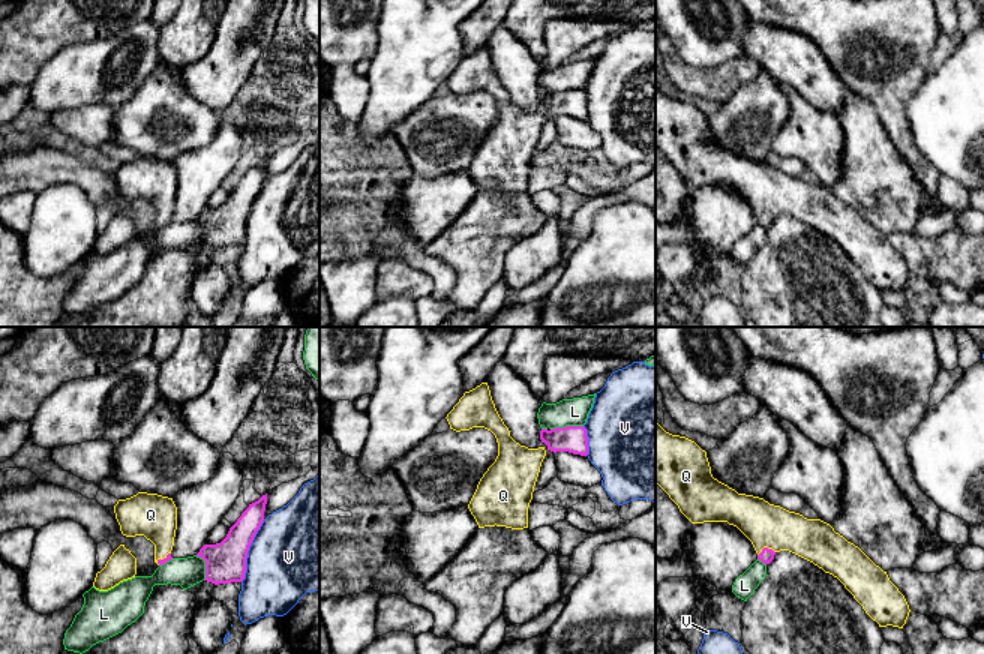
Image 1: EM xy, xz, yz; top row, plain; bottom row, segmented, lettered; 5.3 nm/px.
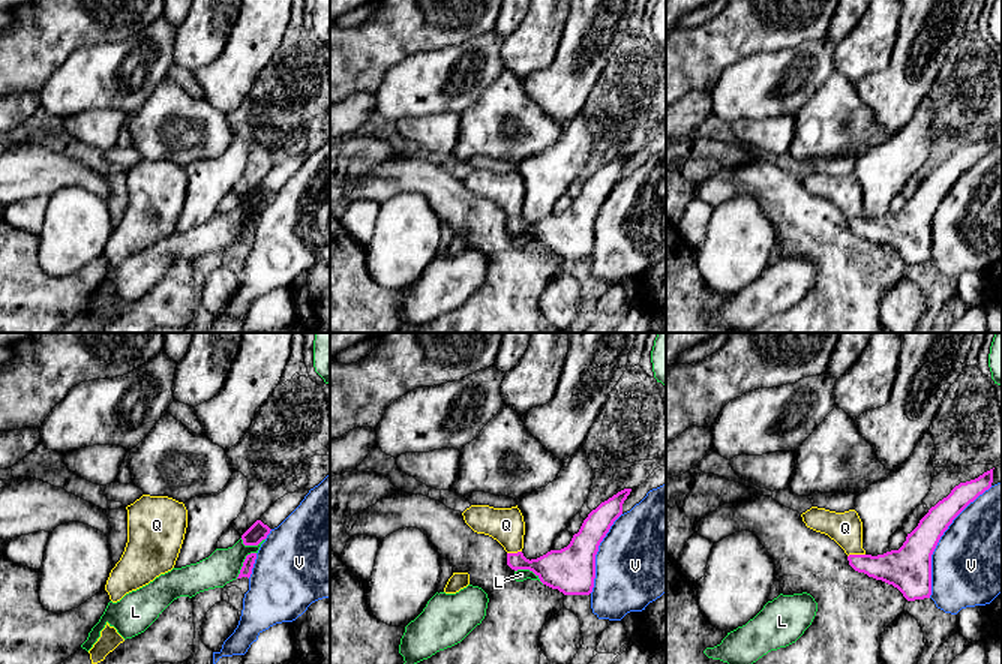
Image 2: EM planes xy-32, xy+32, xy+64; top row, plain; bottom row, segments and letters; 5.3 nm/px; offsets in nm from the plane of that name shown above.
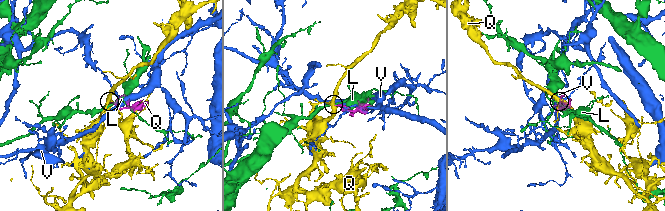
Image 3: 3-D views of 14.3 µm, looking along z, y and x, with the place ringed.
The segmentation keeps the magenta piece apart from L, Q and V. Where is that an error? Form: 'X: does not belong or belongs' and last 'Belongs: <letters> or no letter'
L: does not belong
Q: belongs
V: does not belong
Belongs: Q

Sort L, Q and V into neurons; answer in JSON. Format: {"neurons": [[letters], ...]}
{"neurons": [["L"], ["Q"], ["V"]]}

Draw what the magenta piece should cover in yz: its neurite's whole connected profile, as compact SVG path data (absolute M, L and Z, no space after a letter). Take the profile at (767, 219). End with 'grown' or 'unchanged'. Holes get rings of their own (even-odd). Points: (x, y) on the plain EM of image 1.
M657 86L656 147L692 188L728 186L736 190L752 206L758 224L765 230L774 224L777 216L789 214L837 242L879 291L903 292L906 288L910 273L904 260L890 244L886 236L876 230L858 210L848 206L820 183L807 183L800 177L770 168L764 162L738 158L718 146L711 138L705 114L686 100L666 96Z; grown

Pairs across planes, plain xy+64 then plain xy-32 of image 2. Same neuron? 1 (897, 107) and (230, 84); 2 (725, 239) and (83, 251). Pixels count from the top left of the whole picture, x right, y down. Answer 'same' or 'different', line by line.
1: same
2: same

